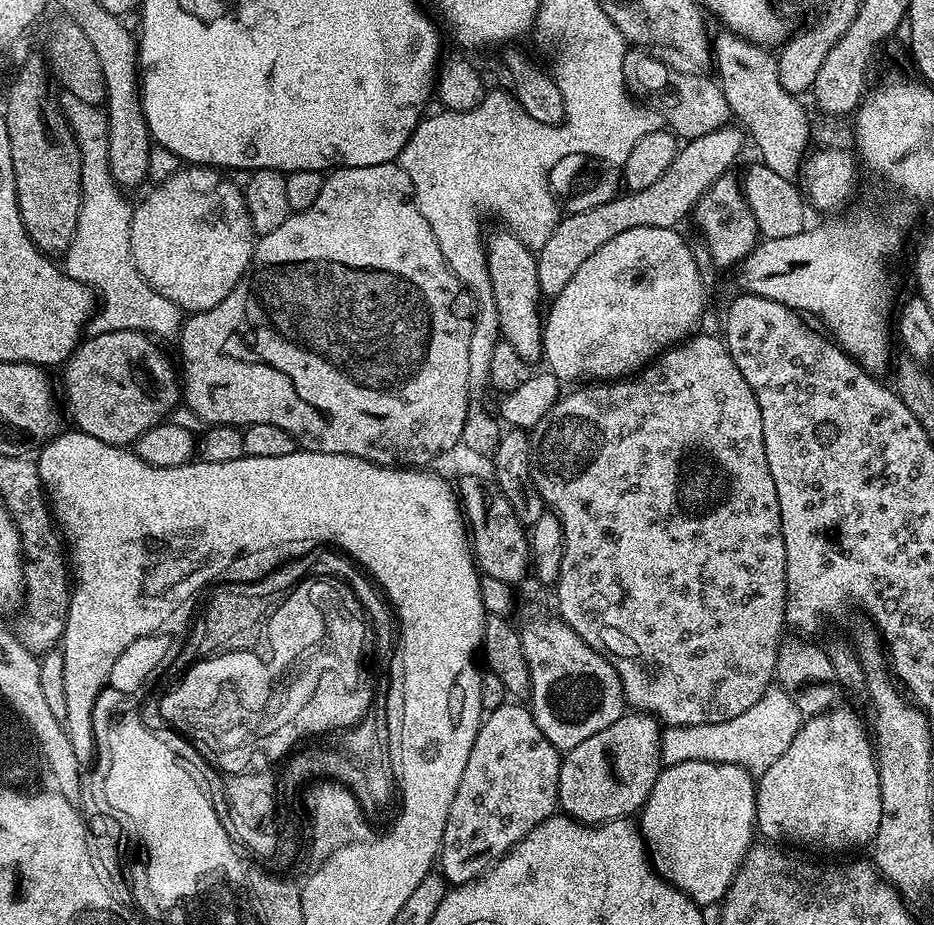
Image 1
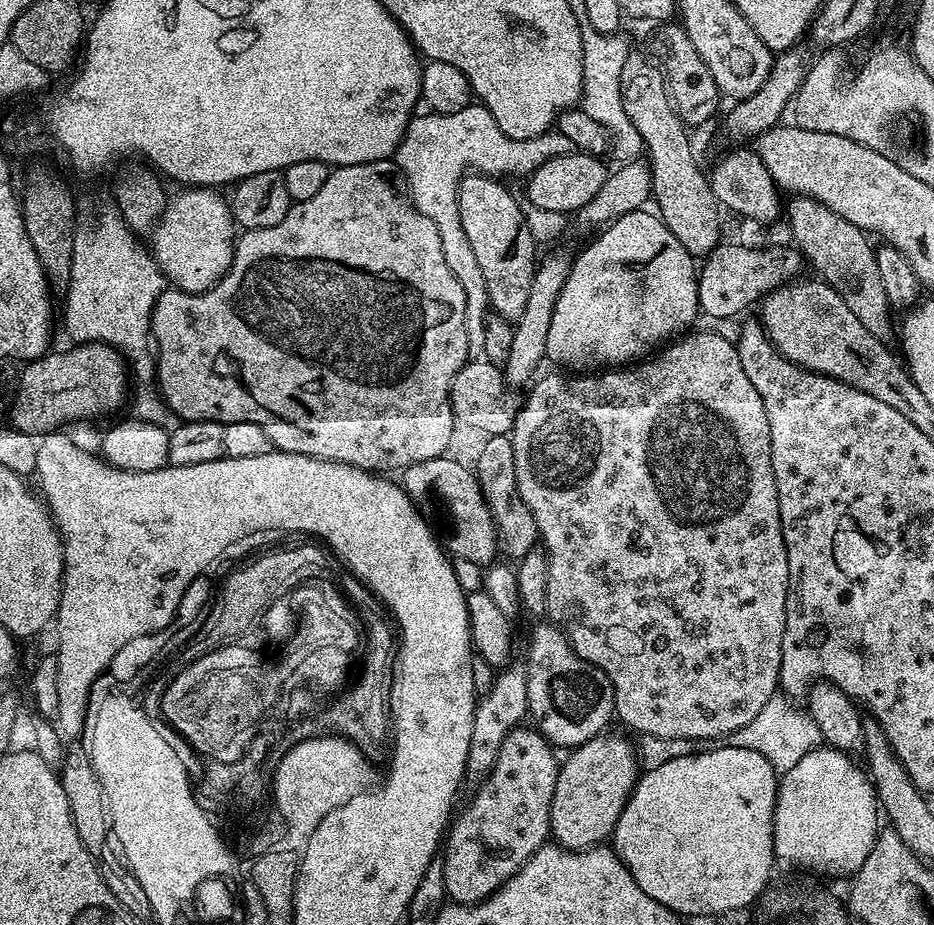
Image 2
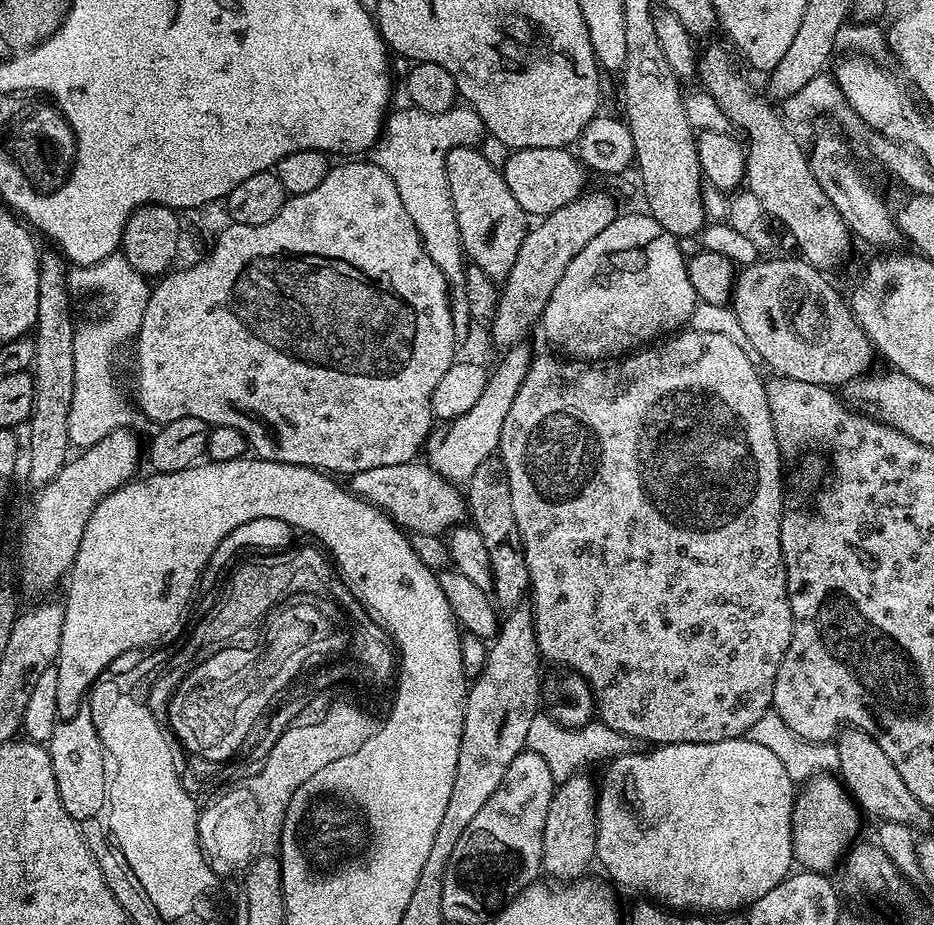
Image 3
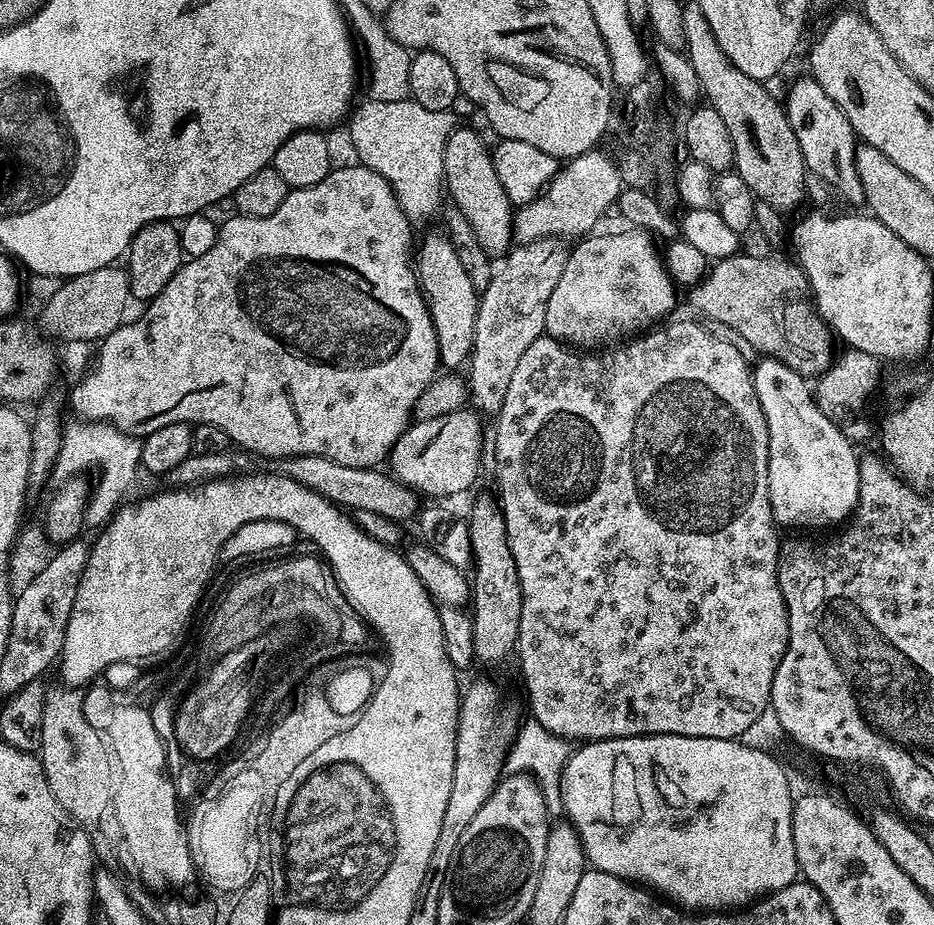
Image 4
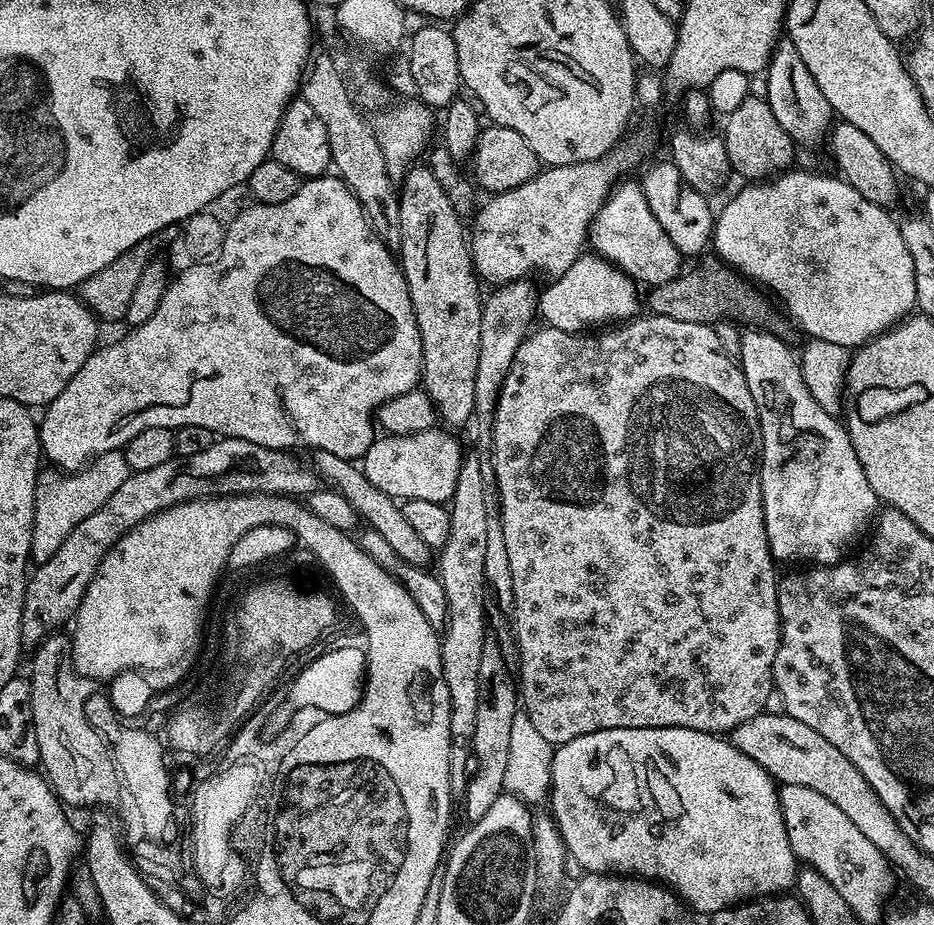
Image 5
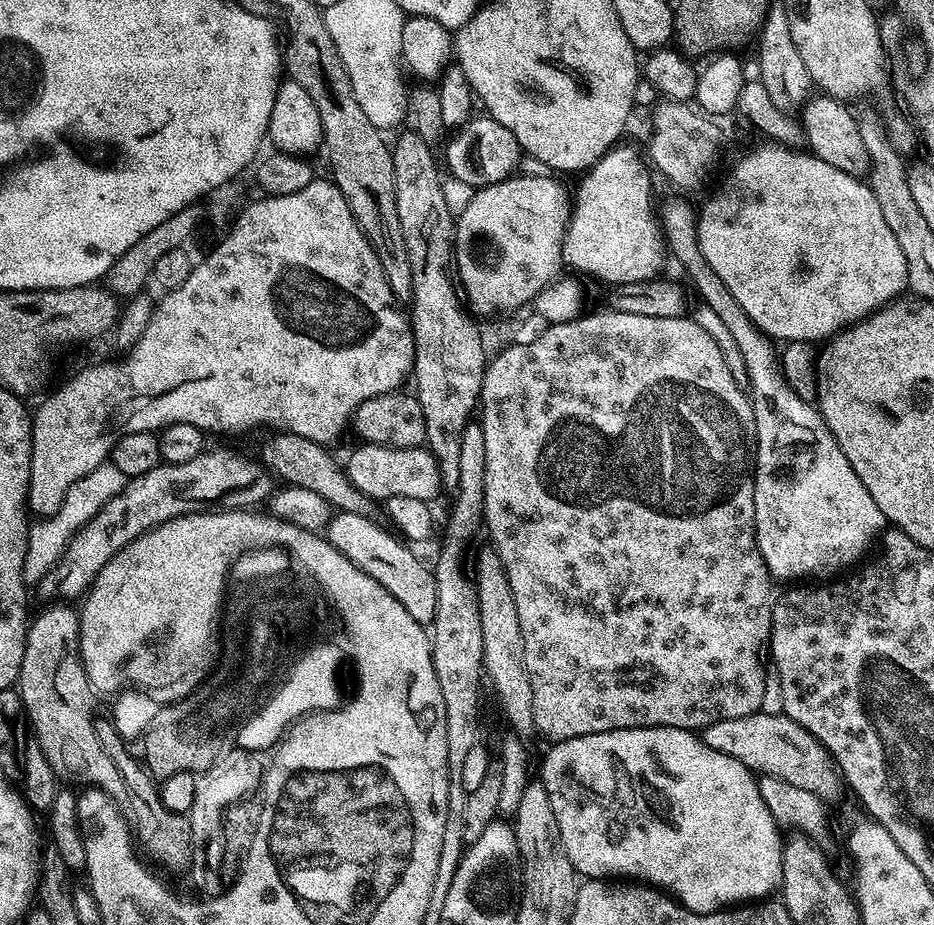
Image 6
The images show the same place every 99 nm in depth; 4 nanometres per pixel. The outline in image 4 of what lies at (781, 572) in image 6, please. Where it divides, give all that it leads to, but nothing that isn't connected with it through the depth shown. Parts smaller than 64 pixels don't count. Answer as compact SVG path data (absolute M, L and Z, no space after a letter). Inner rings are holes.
M760 358L757 364L755 361L752 368L752 381L754 382L754 390L758 394L758 402L762 406L762 414L766 418L766 430L768 431L768 493L770 494L770 506L777 525L781 529L824 528L827 524L843 525L856 508L858 490L860 489L860 456L858 452L852 449L855 448L853 441L849 440L847 434L834 422L830 422L830 418L826 418L826 414L821 410L813 389L812 392L808 389L809 381L805 377L799 376L794 370L790 370L790 366L786 366L780 360Z

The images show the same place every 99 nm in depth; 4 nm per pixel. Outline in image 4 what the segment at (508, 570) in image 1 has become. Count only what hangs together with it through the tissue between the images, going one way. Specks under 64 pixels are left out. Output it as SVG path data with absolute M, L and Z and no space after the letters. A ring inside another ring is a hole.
M302 454L290 456L279 461L278 471L282 476L294 478L294 482L302 482L314 494L322 494L331 504L339 504L346 510L371 510L374 514L382 514L382 518L407 522L418 512L417 493L408 488L387 471L380 472L379 467L355 468L342 466L342 462L334 462L330 458L322 458L318 454Z

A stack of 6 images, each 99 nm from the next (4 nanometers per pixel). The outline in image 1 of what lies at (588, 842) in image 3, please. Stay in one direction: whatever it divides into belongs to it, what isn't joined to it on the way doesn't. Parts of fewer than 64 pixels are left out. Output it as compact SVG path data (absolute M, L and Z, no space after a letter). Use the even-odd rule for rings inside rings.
M632 710L620 716L618 722L610 722L606 730L586 738L586 742L567 749L558 774L559 811L585 826L635 817L648 801L662 767L661 731L655 716Z

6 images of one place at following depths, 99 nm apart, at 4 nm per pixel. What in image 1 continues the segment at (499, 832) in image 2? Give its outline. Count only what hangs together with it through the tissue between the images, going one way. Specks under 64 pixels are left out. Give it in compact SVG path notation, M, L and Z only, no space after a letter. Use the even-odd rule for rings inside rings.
M505 702L480 721L440 843L438 872L449 885L477 880L534 826L557 811L561 749L548 741L531 711L520 704Z

